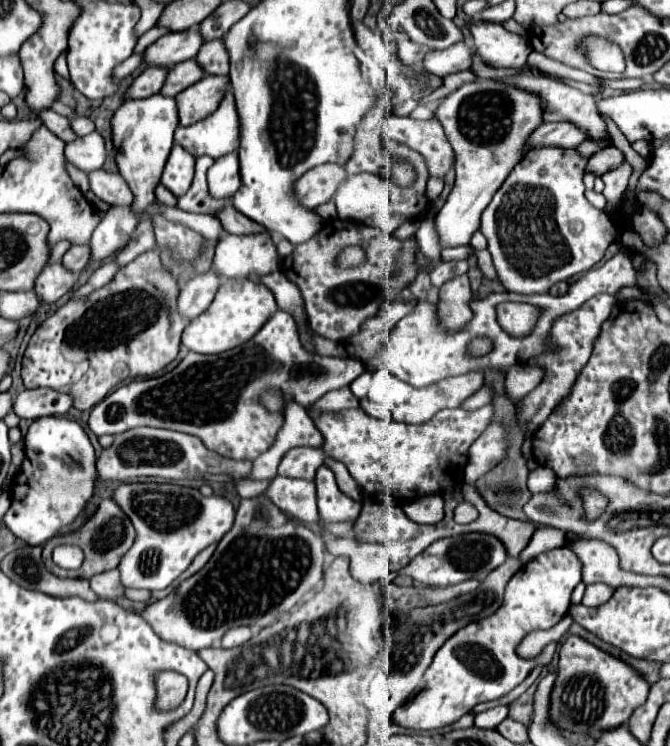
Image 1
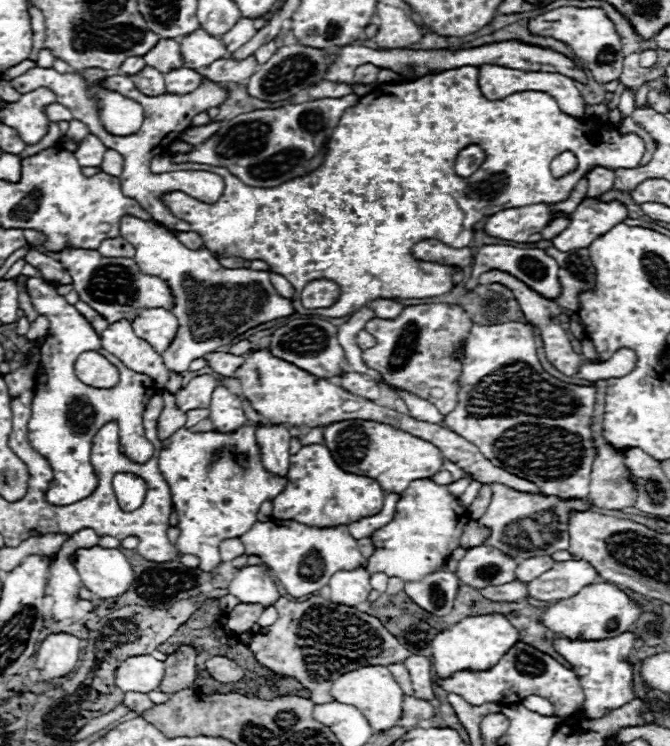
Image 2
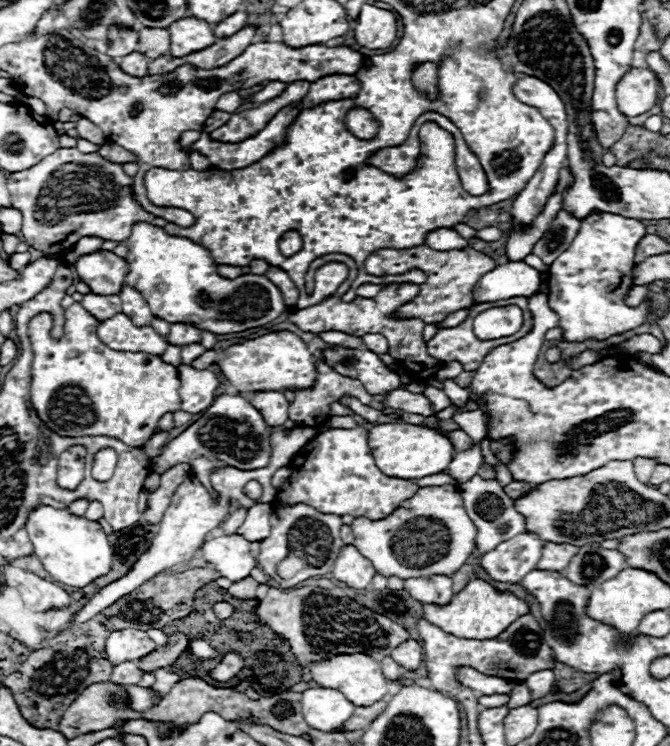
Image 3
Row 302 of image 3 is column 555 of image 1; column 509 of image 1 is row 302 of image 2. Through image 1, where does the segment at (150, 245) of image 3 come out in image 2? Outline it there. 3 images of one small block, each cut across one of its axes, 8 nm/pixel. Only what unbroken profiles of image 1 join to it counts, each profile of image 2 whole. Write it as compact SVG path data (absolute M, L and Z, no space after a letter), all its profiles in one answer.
M130 218L130 222L120 224L120 236L136 248L134 260L140 270L166 280L166 284L172 288L176 300L172 312L178 316L180 326L174 342L162 354L170 372L184 374L188 372L192 360L214 352L218 346L230 344L246 330L262 322L294 314L292 302L274 290L270 272L254 272L250 268L222 268L210 250L186 248L172 232L154 220Z

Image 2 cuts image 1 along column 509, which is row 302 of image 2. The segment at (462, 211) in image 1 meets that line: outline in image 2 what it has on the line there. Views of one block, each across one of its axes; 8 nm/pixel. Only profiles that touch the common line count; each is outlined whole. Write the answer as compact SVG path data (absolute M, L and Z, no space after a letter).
M64 248L60 252L60 262L72 276L74 292L78 292L80 300L90 304L100 316L106 316L108 324L114 320L134 320L138 310L142 308L174 308L174 296L170 286L158 276L142 274L134 260L110 260L98 254L98 250L82 250L82 248Z

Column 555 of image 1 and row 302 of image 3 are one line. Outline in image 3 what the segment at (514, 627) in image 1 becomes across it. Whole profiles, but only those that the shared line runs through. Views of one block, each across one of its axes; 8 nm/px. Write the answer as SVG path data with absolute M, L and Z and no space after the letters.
M592 214L582 220L574 244L548 268L550 308L558 312L560 328L568 342L606 340L644 324L650 314L650 298L646 298L640 308L624 304L626 294L634 286L632 270L636 246L644 236L646 226L640 220L614 214Z

